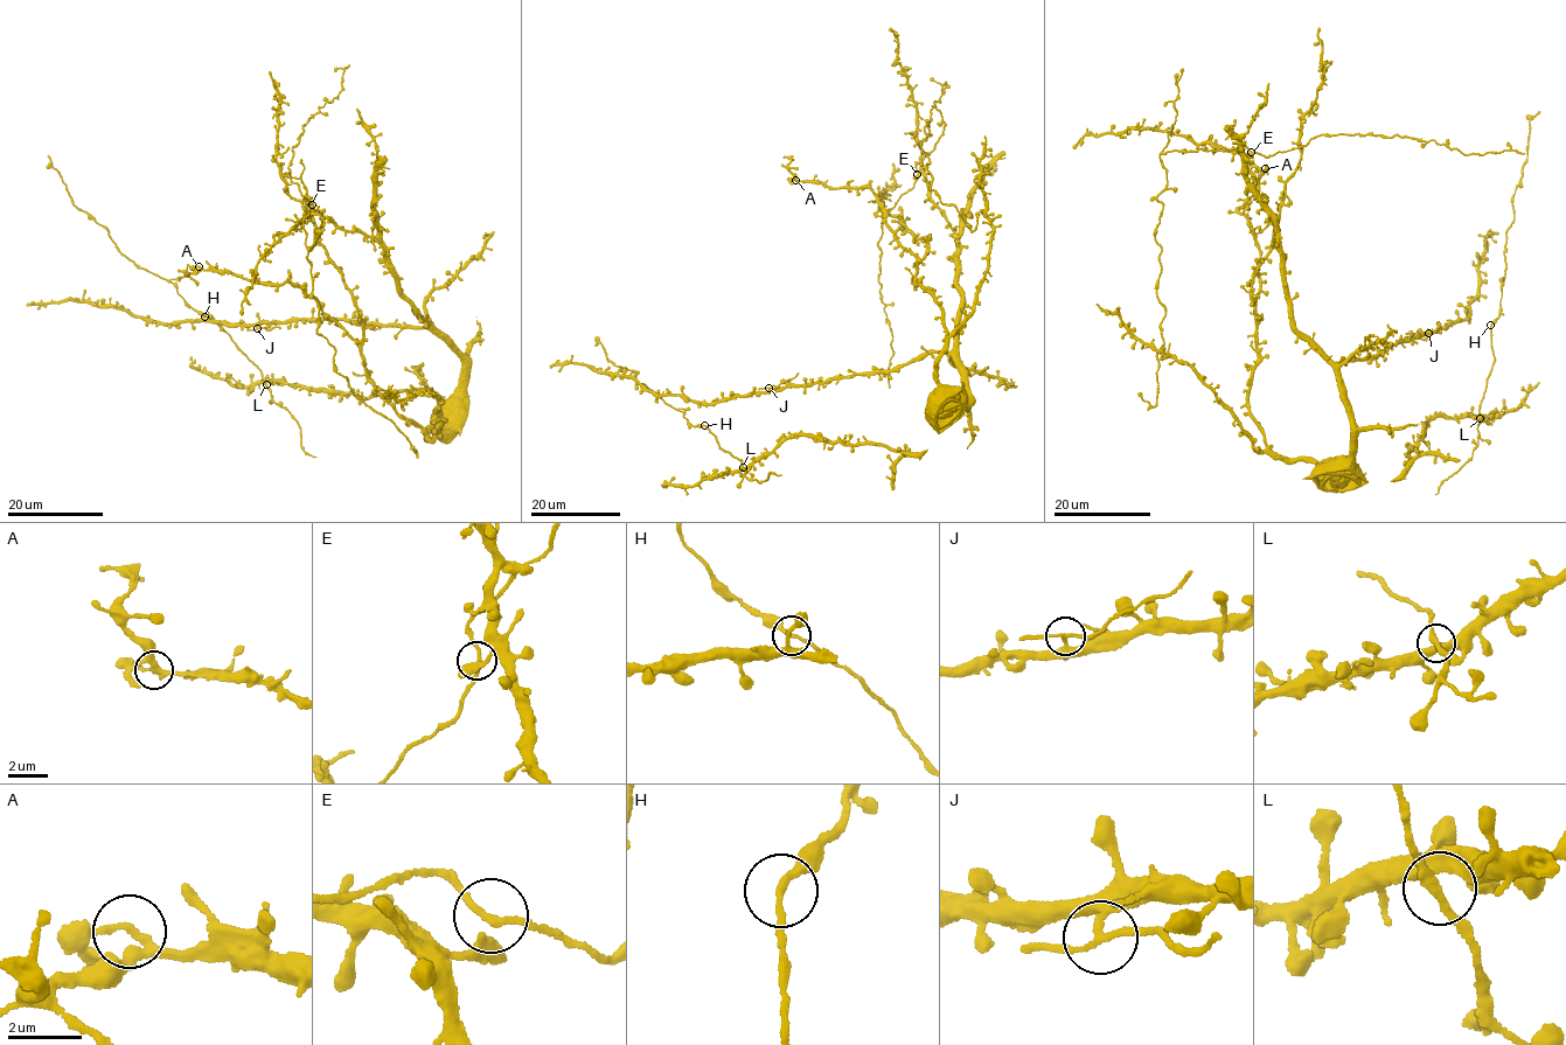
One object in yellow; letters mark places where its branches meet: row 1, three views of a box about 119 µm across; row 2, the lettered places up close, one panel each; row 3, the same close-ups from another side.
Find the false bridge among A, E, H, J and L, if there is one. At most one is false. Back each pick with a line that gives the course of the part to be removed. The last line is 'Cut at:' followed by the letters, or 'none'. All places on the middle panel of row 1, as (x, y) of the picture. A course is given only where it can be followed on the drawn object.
J: (770, 388), (799, 373)
Cut at: J

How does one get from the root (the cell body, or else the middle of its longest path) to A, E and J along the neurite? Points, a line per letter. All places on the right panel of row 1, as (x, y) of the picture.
A: (1347, 469), (1276, 455), (1247, 403), (1258, 357), (1254, 309), (1260, 253), (1238, 210), (1265, 168)
E: (1347, 469), (1344, 459), (1354, 448), (1355, 426), (1333, 368), (1297, 331), (1278, 236), (1245, 158), (1251, 152)
J: (1347, 469), (1355, 419), (1337, 369), (1343, 359), (1373, 356), (1399, 339), (1428, 334)

